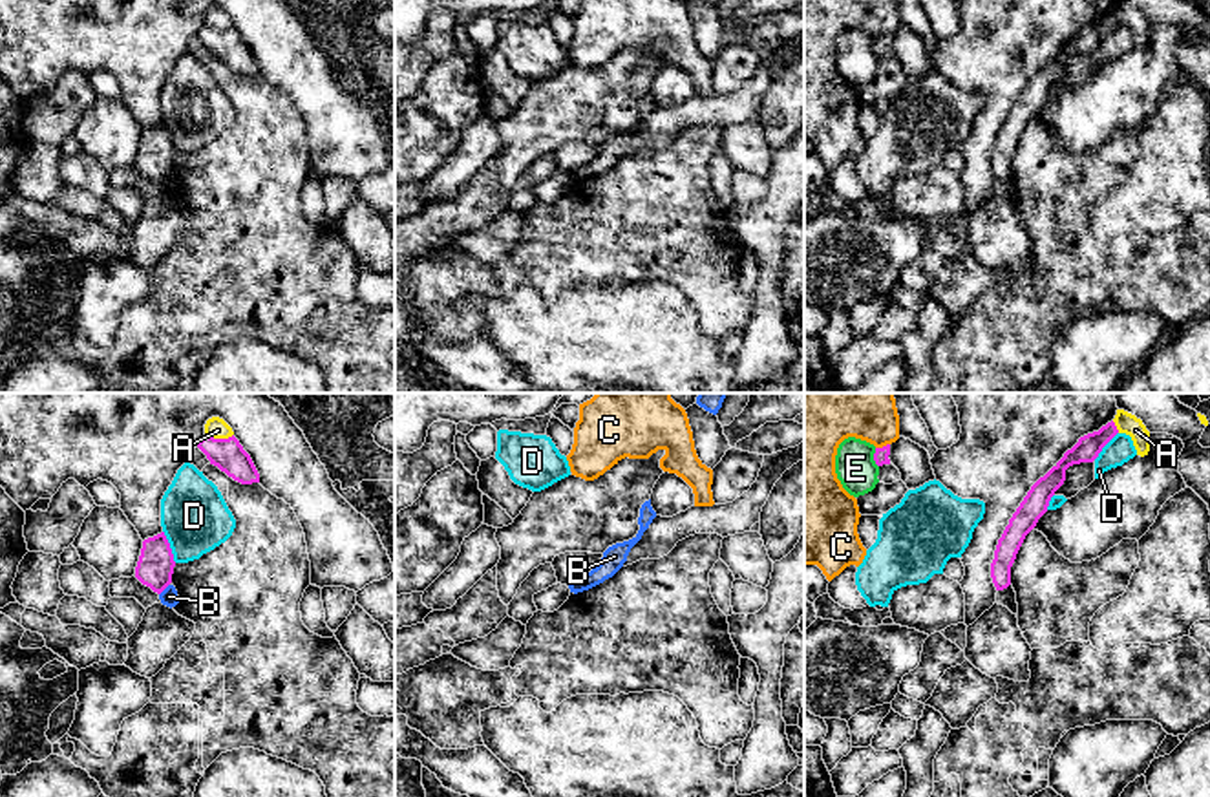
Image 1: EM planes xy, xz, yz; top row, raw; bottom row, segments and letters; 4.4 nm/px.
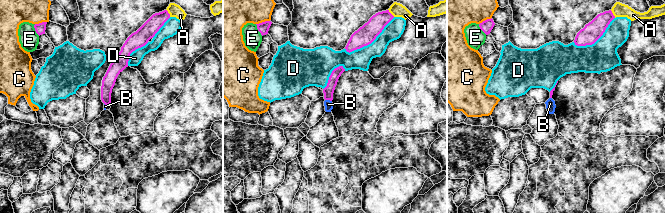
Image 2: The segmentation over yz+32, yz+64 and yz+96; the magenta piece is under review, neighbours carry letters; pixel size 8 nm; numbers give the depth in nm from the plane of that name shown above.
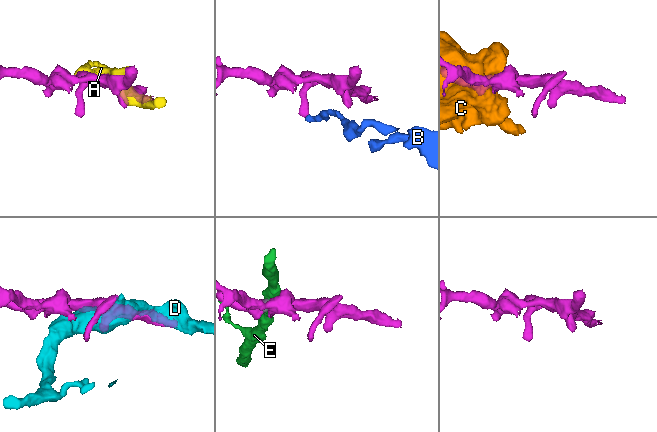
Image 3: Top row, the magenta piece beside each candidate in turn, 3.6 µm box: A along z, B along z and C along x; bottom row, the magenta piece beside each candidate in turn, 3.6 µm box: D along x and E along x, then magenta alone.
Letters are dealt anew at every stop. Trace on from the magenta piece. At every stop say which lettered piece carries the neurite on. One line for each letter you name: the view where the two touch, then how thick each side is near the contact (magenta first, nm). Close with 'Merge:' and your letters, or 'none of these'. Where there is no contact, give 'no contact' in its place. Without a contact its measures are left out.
Merge: none of these

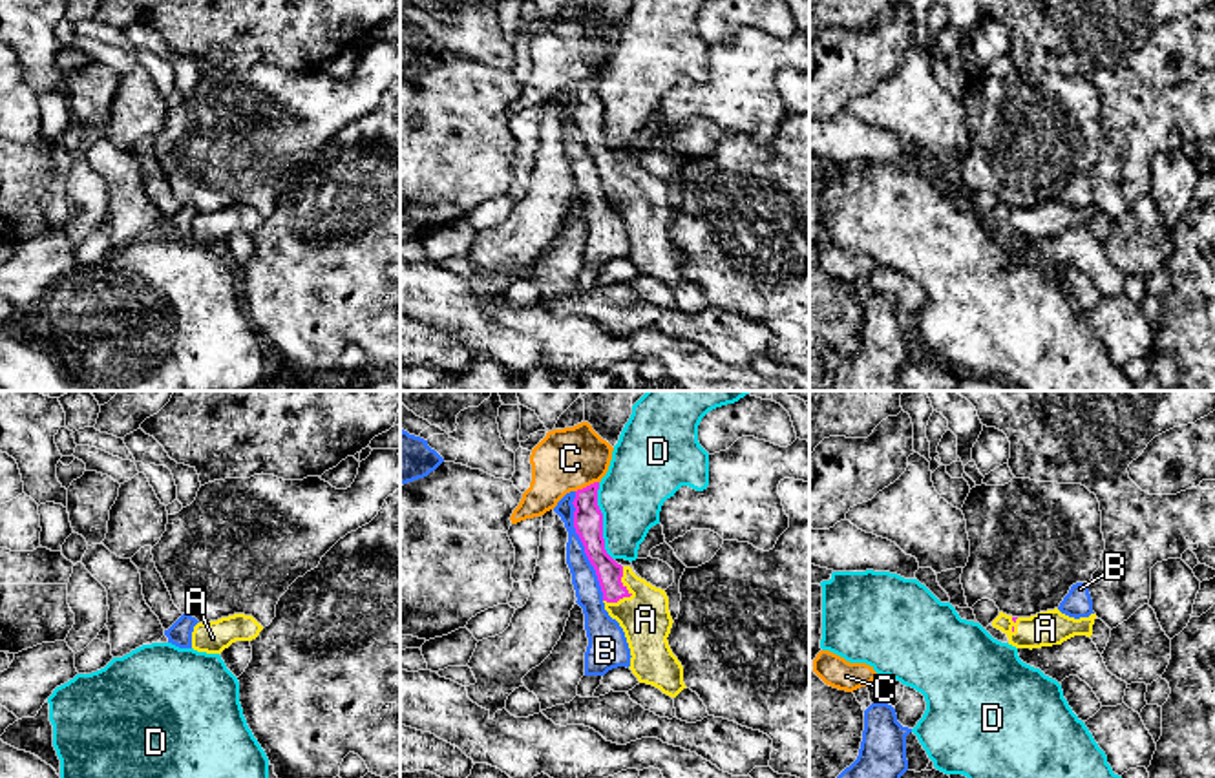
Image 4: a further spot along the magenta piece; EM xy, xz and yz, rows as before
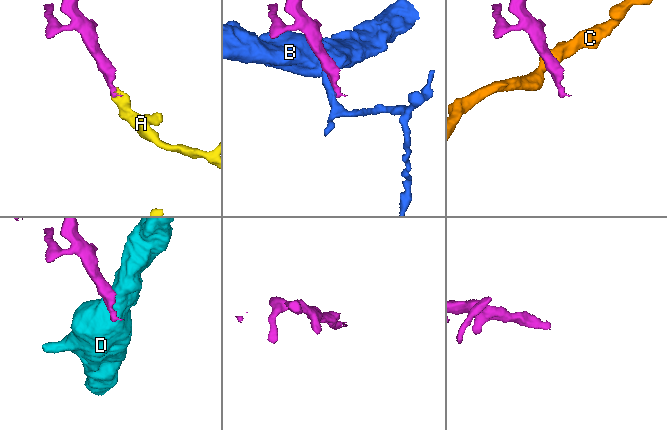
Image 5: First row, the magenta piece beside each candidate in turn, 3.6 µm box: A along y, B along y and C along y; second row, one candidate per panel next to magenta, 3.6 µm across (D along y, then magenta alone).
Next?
A: meets magenta in xz; 110 nm thick on the magenta side, 220 nm on the other
Merge: A

